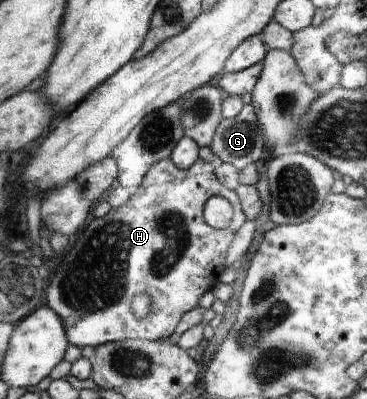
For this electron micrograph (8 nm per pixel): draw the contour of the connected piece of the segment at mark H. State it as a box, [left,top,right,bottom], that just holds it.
[44,157,245,348]

